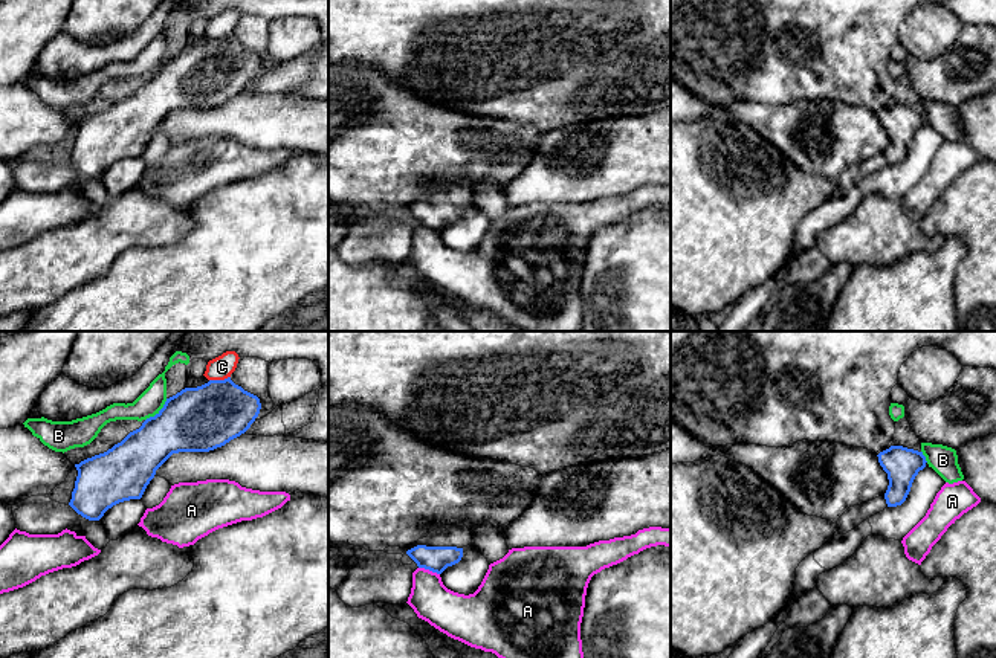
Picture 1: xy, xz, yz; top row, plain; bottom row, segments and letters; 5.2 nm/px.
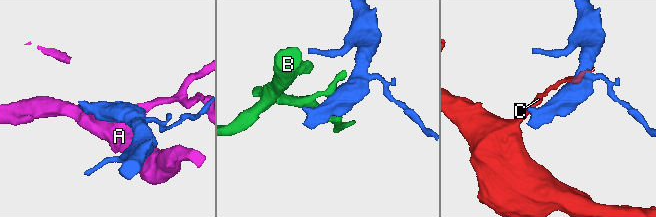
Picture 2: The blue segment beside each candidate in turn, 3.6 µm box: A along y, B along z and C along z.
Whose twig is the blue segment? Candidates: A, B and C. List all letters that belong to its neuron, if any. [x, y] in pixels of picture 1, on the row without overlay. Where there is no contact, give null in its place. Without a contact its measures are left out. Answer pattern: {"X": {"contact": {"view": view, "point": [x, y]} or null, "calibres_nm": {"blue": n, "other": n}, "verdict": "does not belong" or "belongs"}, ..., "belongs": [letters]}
{"A": {"contact": {"view": "xz", "point": [430, 228]}, "calibres_nm": {"blue": 140, "other": 220}, "verdict": "does not belong"}, "B": {"contact": {"view": "xy", "point": [159, 69]}, "calibres_nm": {"blue": 340, "other": 140}, "verdict": "does not belong"}, "C": {"contact": {"view": "xy", "point": [219, 38]}, "calibres_nm": {"blue": 340, "other": 120}, "verdict": "does not belong"}, "belongs": []}

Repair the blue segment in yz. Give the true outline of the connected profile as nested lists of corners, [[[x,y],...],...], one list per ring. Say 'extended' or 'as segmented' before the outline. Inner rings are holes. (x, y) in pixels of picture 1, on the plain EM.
extended; [[[891,104],[877,115],[880,124],[888,131],[888,148],[872,159],[849,165],[837,179],[839,192],[846,192],[886,165],[901,163],[910,150],[915,134],[927,121],[923,110],[903,104]]]

